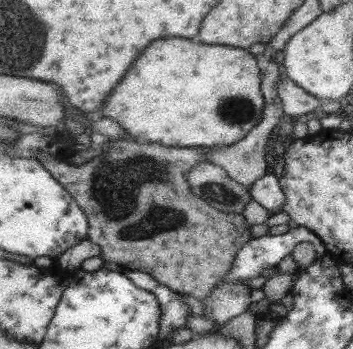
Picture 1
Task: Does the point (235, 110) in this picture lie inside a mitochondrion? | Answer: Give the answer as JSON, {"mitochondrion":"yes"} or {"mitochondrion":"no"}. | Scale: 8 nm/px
{"mitochondrion":"yes"}

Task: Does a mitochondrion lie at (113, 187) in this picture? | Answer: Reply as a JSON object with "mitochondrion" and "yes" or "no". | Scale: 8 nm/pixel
{"mitochondrion":"yes"}

